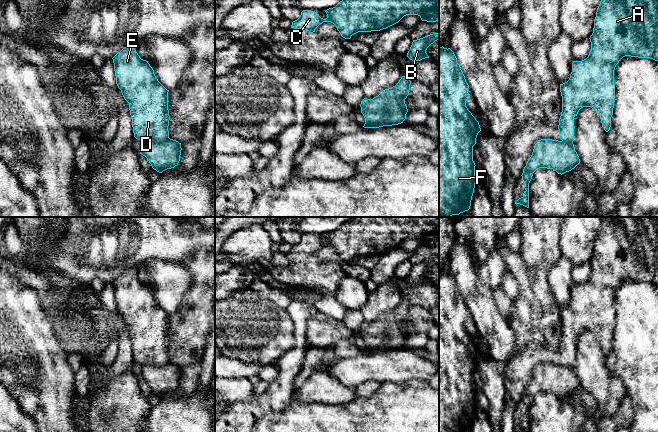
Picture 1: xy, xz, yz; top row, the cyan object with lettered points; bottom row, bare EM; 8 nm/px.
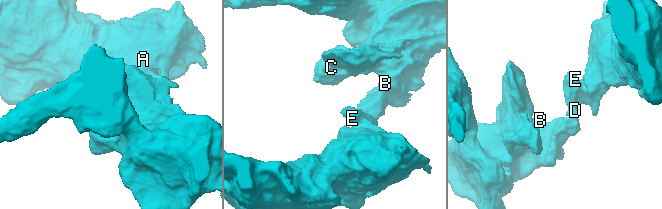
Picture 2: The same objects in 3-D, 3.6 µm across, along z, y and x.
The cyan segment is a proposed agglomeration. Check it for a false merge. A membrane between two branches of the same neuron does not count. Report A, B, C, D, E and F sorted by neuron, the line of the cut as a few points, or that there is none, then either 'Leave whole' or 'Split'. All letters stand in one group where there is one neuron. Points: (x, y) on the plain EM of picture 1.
Groups: A D E / B C F. Split along xy (169, 362), (163, 365), (141, 365). Split

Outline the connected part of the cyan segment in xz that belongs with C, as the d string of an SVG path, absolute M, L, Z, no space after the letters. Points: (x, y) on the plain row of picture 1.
M353 217L325 236L327 242L323 243L315 235L303 234L300 241L292 246L291 252L313 257L323 246L331 246L343 262L350 263L358 256L386 253L406 239L418 239L422 245L436 246L439 245L439 217Z

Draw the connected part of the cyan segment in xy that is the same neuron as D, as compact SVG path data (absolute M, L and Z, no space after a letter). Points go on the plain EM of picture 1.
M127 269L113 282L116 308L129 327L134 361L140 365L164 366L169 363L168 316L156 302L148 285L140 282L131 269Z

